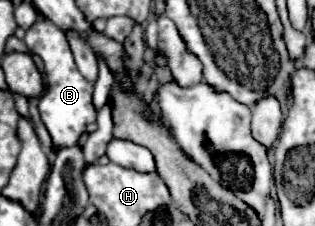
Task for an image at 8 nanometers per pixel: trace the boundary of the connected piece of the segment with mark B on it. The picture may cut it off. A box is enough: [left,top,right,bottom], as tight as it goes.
[24,20,98,148]

